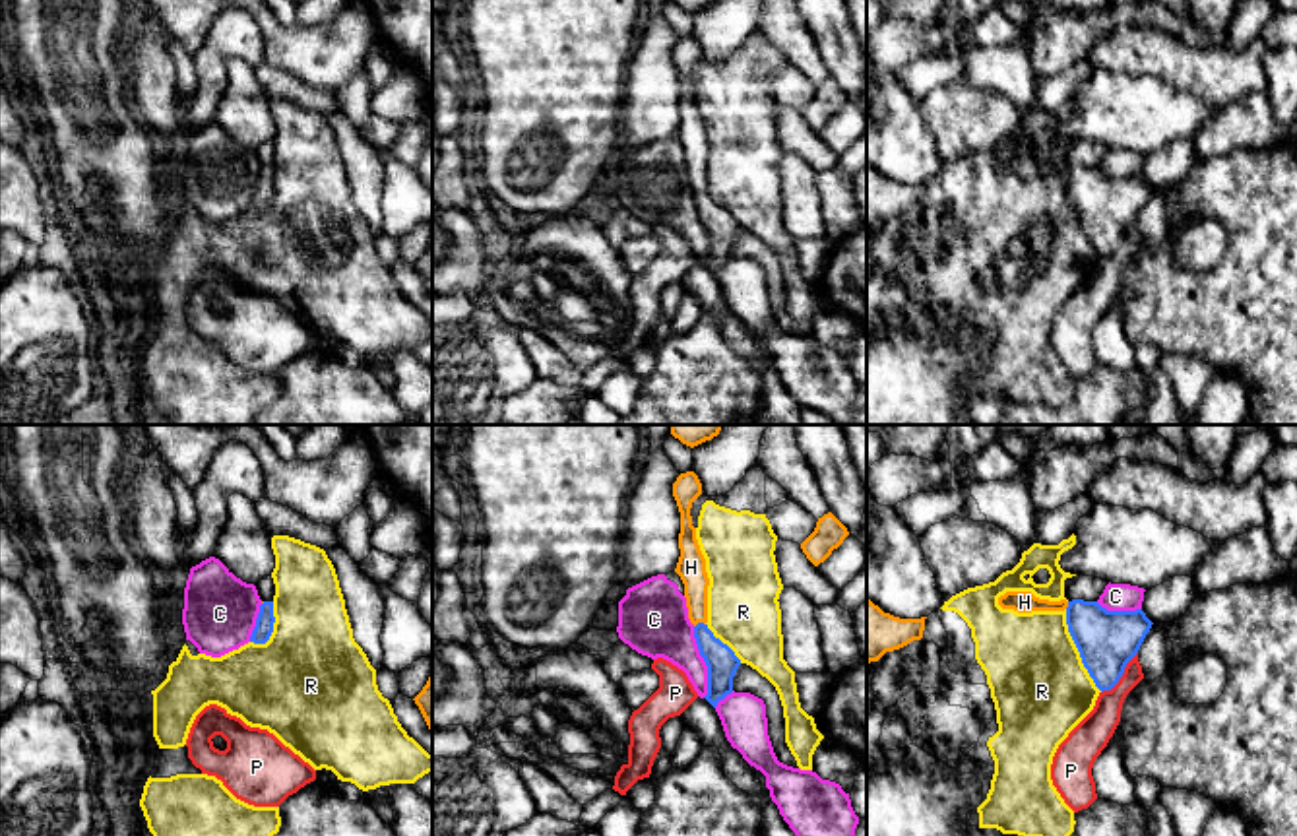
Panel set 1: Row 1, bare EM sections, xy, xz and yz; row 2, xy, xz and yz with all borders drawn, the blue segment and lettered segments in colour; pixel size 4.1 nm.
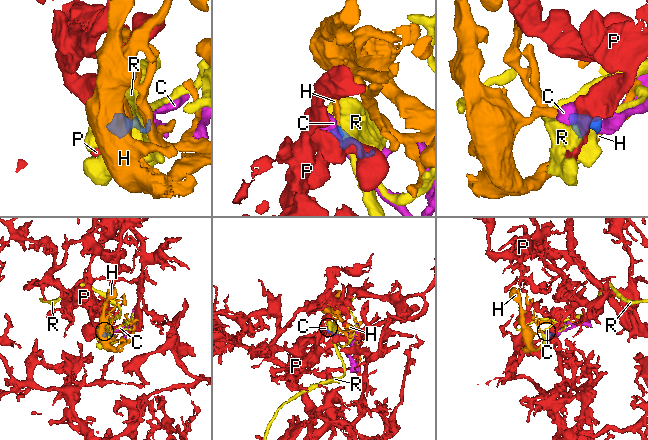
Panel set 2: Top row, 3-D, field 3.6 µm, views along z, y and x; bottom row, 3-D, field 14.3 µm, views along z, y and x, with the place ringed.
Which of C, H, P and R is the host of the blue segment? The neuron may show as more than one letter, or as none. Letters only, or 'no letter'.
H

